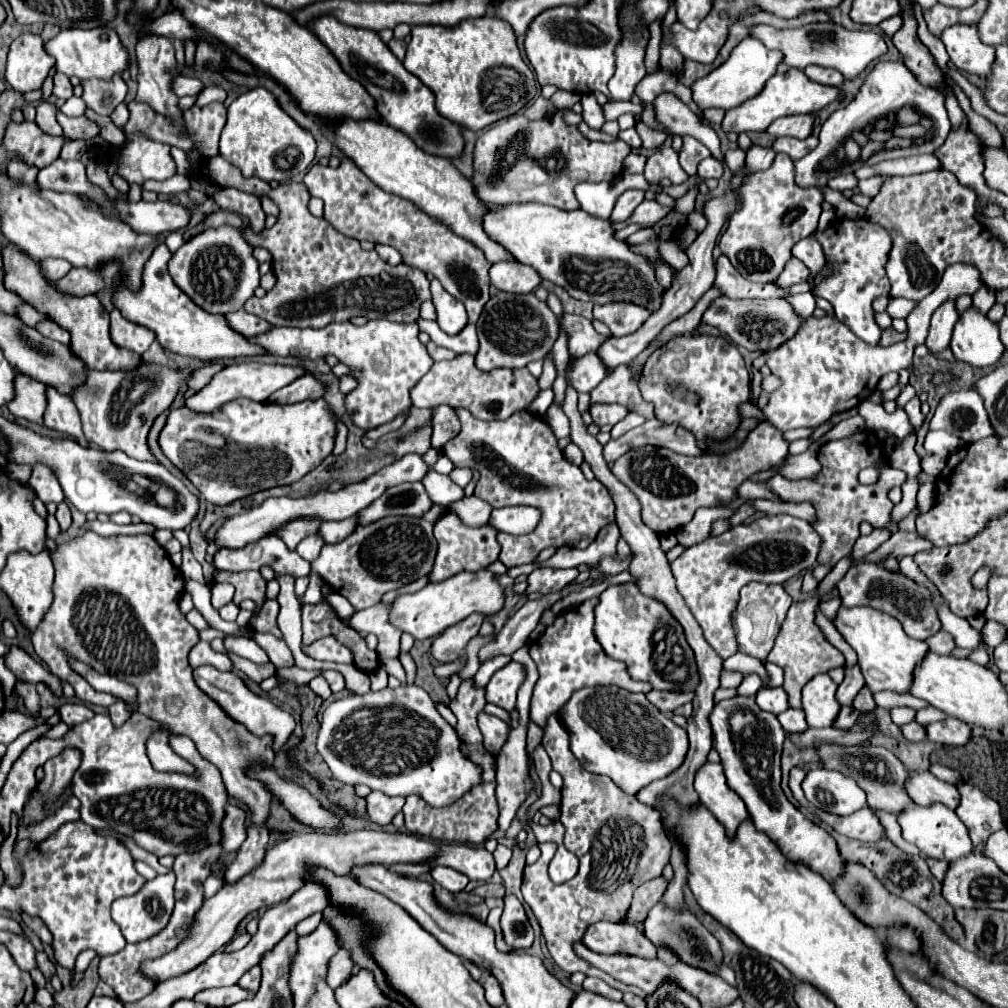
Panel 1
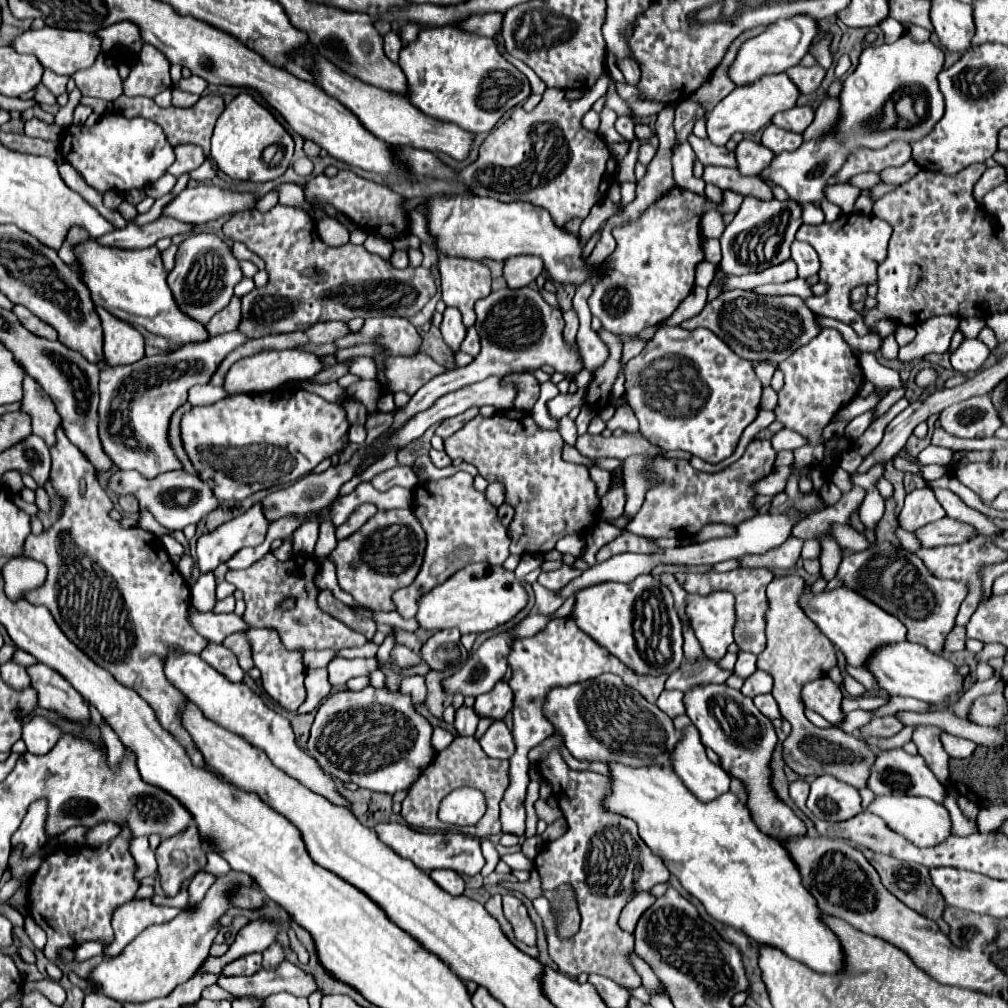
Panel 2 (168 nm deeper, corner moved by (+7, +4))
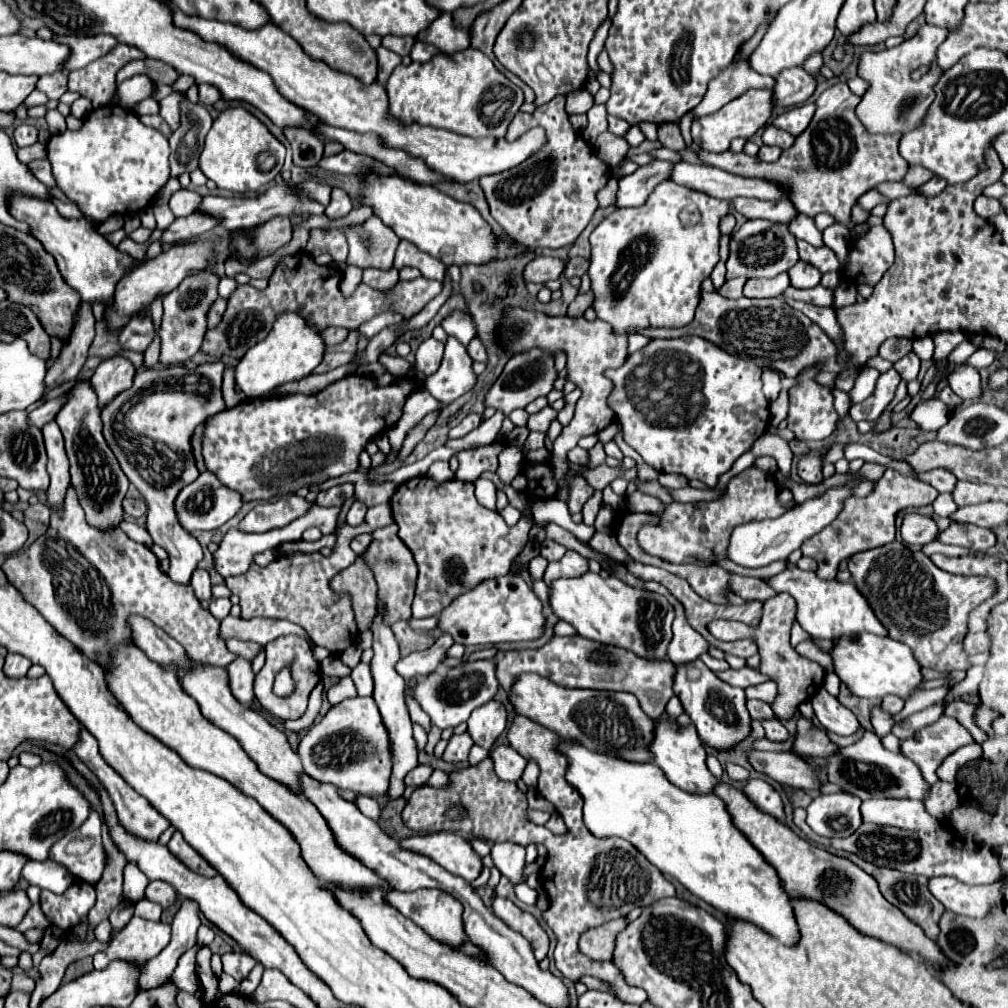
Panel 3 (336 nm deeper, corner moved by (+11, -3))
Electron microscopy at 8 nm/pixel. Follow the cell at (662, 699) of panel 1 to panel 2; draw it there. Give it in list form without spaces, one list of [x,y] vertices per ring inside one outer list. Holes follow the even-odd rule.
[[[697,658],[697,660],[683,660],[681,670],[673,672],[665,684],[667,690],[681,690],[687,692],[699,684],[723,684],[727,678],[733,676],[731,670],[719,668],[719,664],[711,658]]]

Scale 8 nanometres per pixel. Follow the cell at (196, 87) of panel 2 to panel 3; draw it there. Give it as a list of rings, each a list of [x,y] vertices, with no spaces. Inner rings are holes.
[[[205,83],[199,85],[199,101],[203,105],[213,105],[219,99],[221,99],[221,93],[213,85],[205,85]]]

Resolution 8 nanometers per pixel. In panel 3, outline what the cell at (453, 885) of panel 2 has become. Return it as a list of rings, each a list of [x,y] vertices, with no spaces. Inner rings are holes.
[[[417,889],[411,893],[393,891],[387,895],[387,901],[389,901],[389,905],[397,907],[405,917],[415,921],[421,929],[425,929],[425,933],[429,933],[433,939],[445,941],[449,945],[459,945],[459,943],[467,941],[467,935],[463,931],[463,921],[461,921],[463,905],[457,899],[453,899],[451,893],[441,891],[441,889]]]

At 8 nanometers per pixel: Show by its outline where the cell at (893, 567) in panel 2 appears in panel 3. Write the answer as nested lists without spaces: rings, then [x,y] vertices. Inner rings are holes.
[[[901,541],[855,553],[849,557],[849,571],[859,593],[887,627],[889,637],[909,645],[921,667],[931,667],[939,673],[971,667],[961,649],[961,637],[967,633],[969,611],[993,595],[995,585],[989,577],[945,573],[919,549],[911,549]]]

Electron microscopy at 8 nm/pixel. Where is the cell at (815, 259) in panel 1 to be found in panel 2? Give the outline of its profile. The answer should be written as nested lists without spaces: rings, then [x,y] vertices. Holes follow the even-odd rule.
[[[795,240],[793,246],[791,246],[791,260],[797,264],[797,270],[799,270],[801,278],[815,276],[819,272],[819,266],[821,266],[819,256],[813,250],[813,246],[809,246],[805,242],[799,242],[799,240]]]

